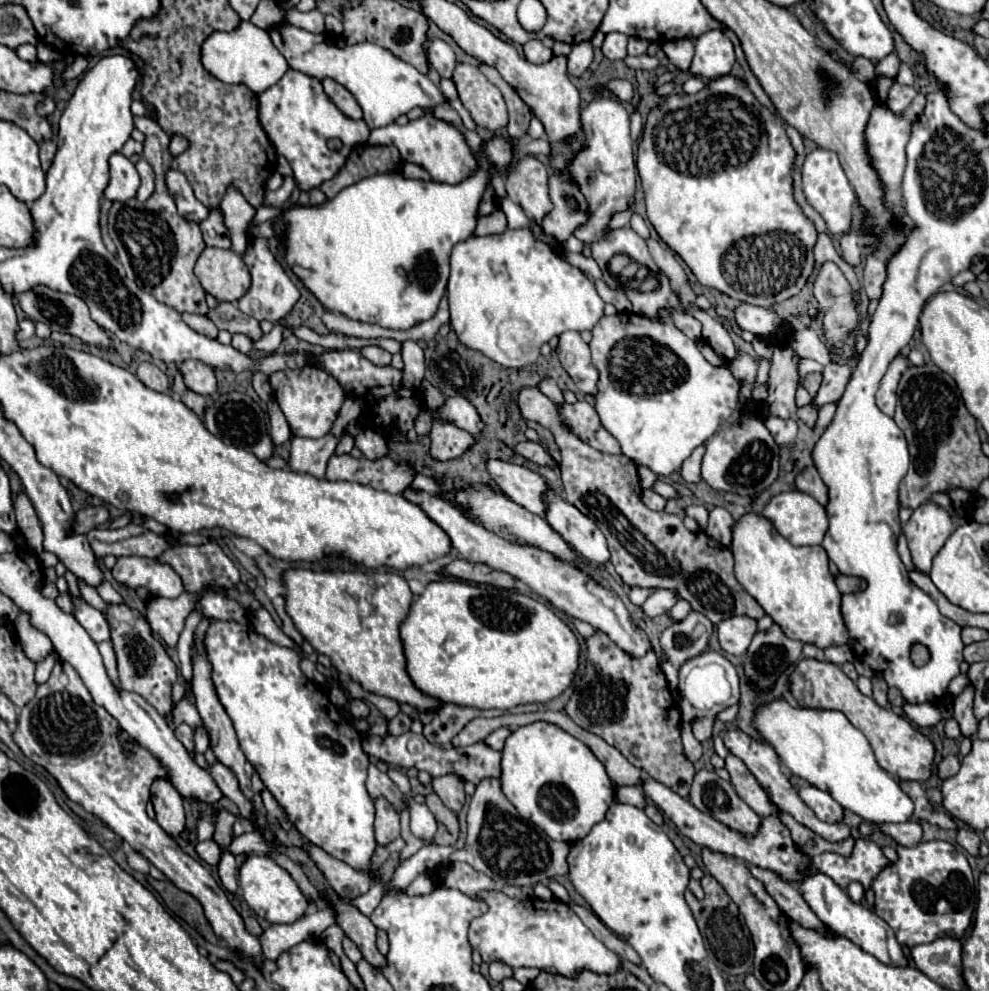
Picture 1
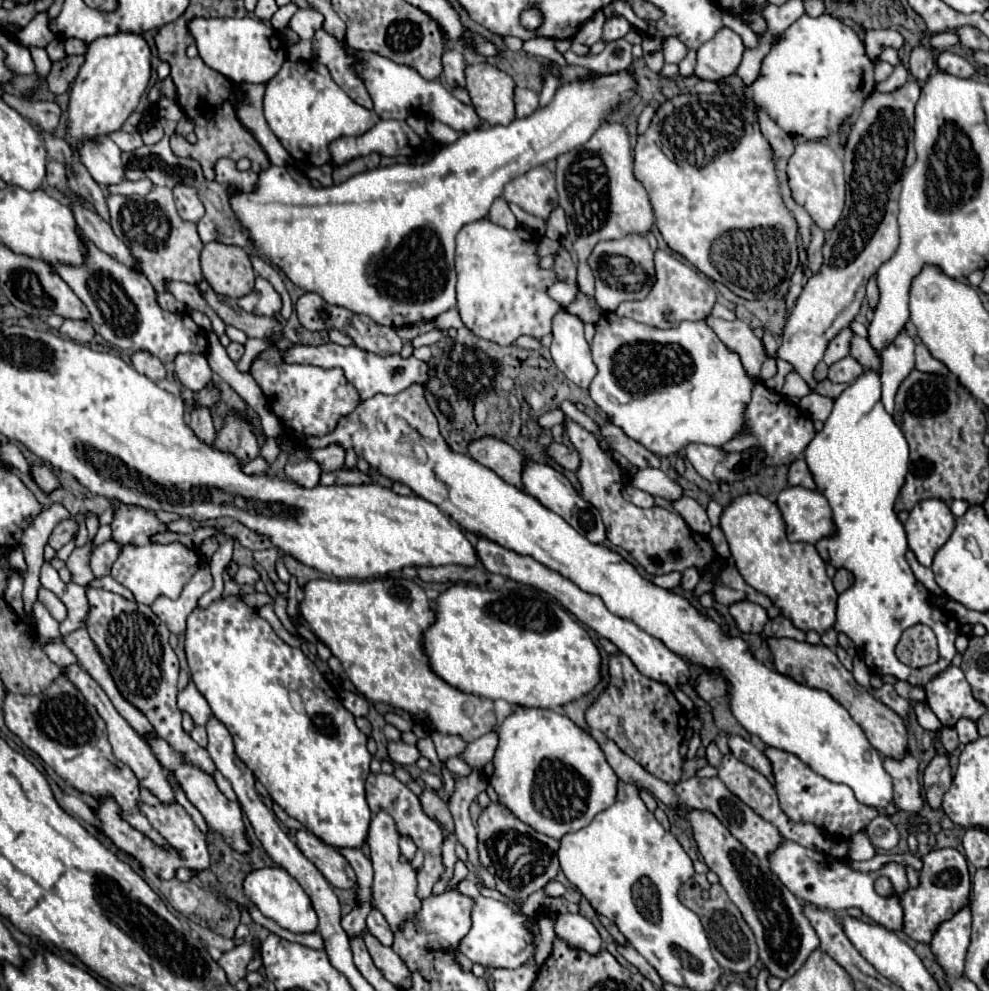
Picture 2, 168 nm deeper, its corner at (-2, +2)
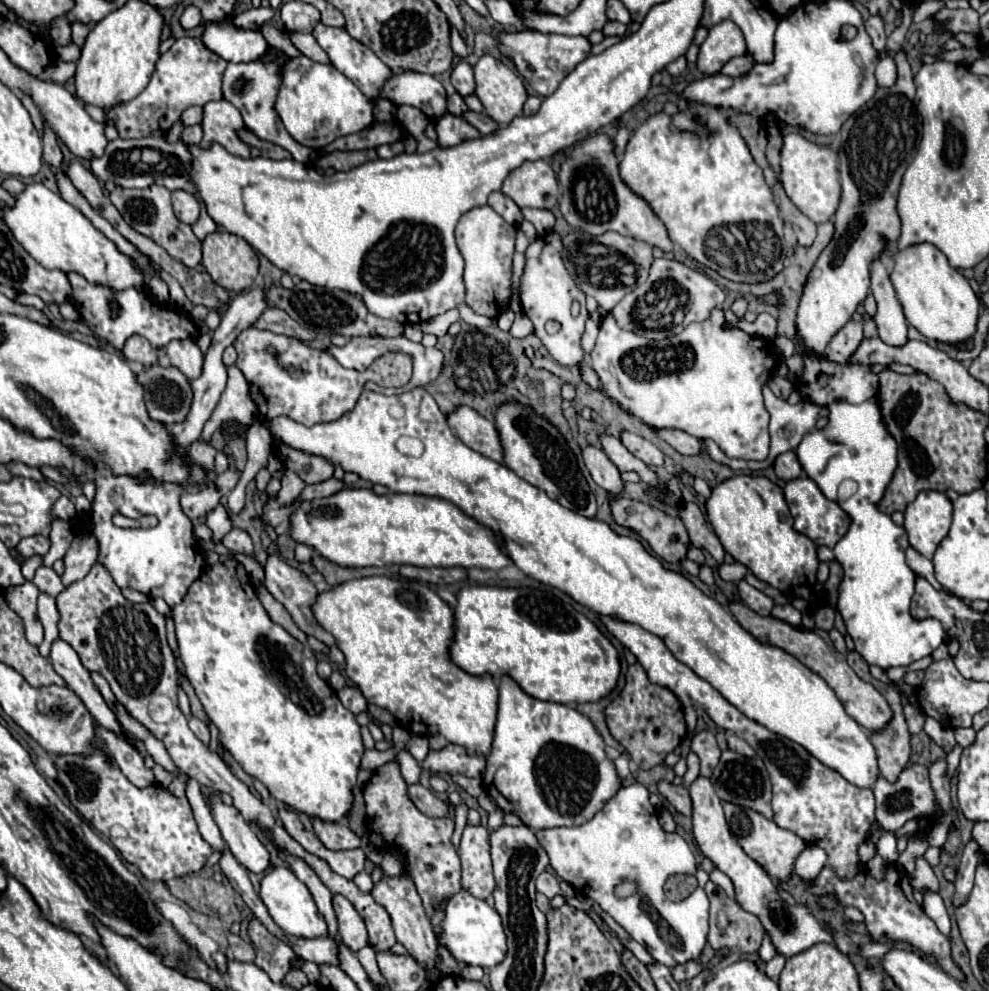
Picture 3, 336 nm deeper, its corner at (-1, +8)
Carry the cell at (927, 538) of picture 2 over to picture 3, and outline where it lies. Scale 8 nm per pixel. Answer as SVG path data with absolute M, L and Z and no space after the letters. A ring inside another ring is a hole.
M920 492L916 500L908 504L904 518L910 546L922 556L932 558L952 524L952 502L942 492Z

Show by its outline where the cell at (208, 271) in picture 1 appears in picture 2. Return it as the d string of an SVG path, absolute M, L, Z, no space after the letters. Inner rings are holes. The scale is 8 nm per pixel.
M221 242L205 244L201 270L211 288L221 296L241 298L253 290L255 272L247 252L239 246L225 246Z

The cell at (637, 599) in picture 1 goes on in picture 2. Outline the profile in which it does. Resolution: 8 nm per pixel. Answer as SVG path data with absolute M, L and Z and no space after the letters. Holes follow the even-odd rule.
M665 574L665 576L655 576L655 578L651 578L651 582L653 582L655 586L659 586L659 588L671 590L671 588L675 588L675 586L679 584L679 578L681 578L681 574Z

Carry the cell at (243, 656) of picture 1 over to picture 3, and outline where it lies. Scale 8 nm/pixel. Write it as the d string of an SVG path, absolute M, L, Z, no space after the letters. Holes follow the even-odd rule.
M226 558L204 568L184 600L172 608L172 616L184 674L232 758L290 808L312 818L344 820L352 808L352 788L364 754L360 726L356 716L342 706L336 692L318 676L316 656L310 646L300 644L280 624L270 620L242 562ZM258 646L264 646L264 652L258 652Z

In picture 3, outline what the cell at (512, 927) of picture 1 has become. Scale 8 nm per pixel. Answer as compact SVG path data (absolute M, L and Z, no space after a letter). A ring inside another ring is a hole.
M466 890L458 892L448 900L446 914L440 922L440 934L436 936L436 940L452 954L456 962L464 962L468 966L482 966L486 970L500 964L508 950L502 920L494 906L470 896Z

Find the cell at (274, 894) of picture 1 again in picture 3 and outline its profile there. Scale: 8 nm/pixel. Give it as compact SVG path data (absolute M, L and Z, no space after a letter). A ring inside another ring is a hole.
M272 868L264 878L262 878L262 888L260 888L260 898L266 904L270 916L274 922L292 936L302 936L302 938L320 938L328 934L326 920L320 918L318 908L314 904L314 898L310 890L306 888L304 882L296 878L296 874L290 868Z

